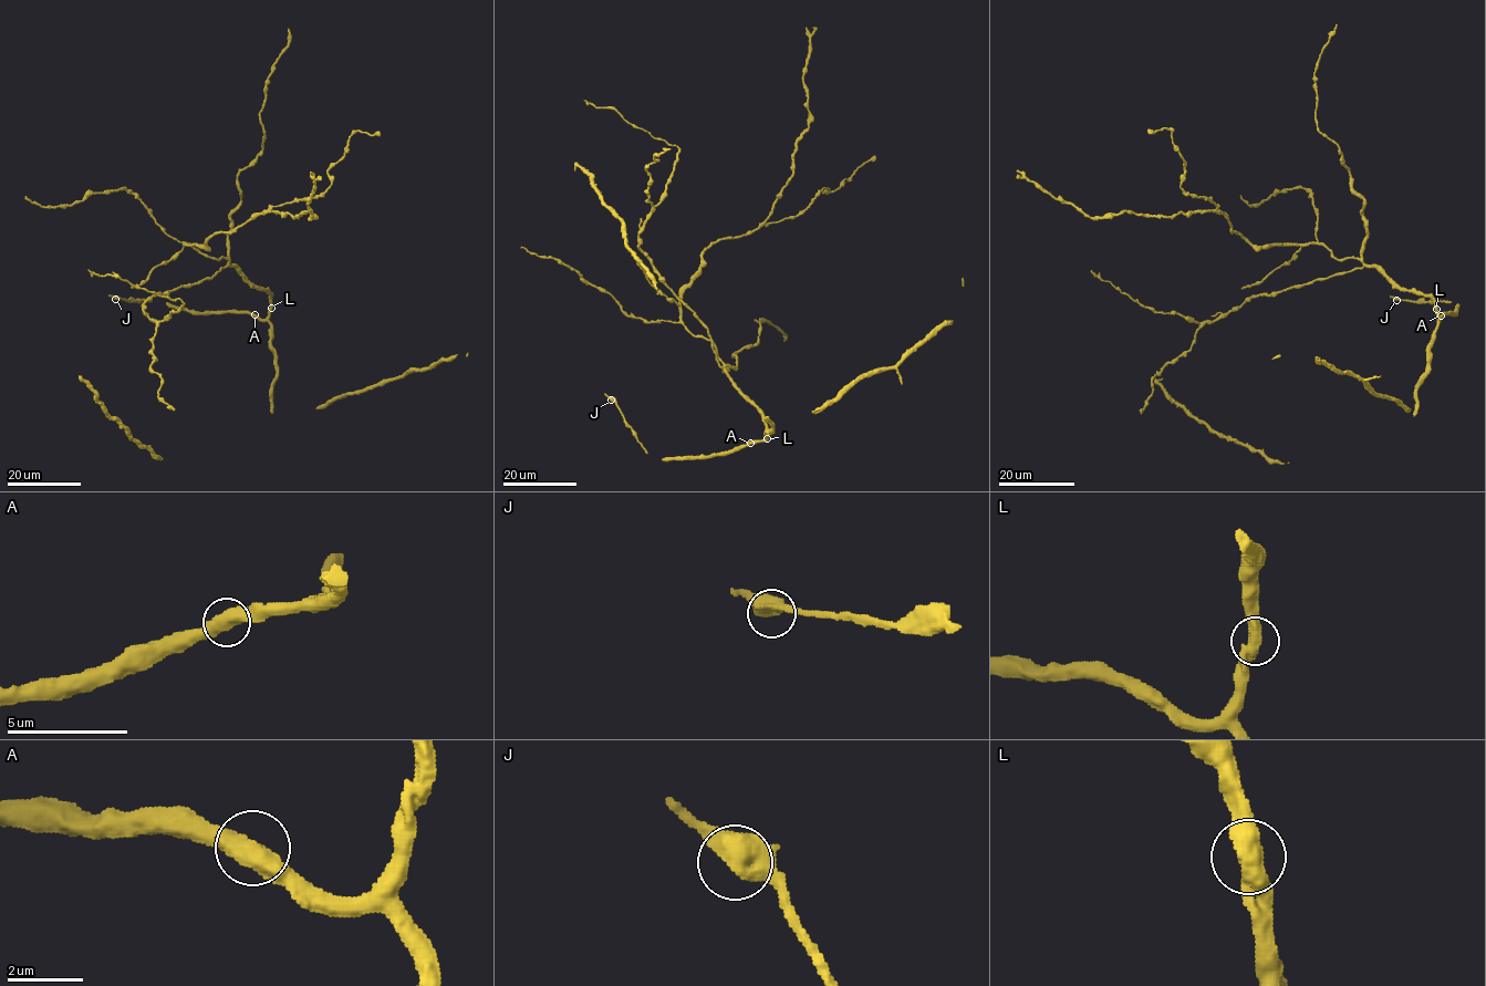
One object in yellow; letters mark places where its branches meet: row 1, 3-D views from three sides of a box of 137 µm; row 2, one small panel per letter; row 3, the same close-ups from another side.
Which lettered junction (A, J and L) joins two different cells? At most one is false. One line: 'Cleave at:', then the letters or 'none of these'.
Cleave at: none of these

